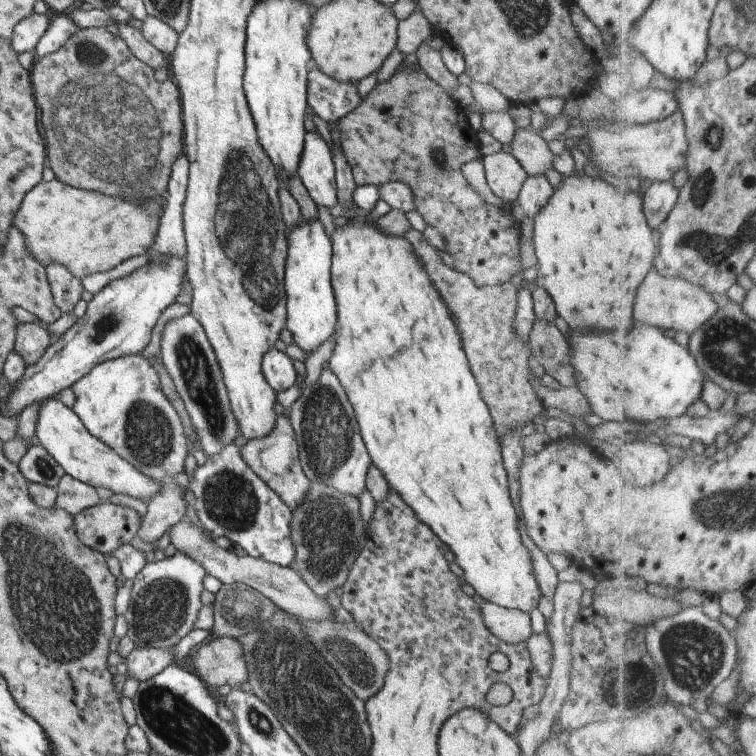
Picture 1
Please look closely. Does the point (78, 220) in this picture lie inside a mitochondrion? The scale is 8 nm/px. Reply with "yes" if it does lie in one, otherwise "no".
no

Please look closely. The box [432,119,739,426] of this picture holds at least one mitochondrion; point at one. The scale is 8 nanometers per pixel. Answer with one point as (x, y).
(705, 190)

